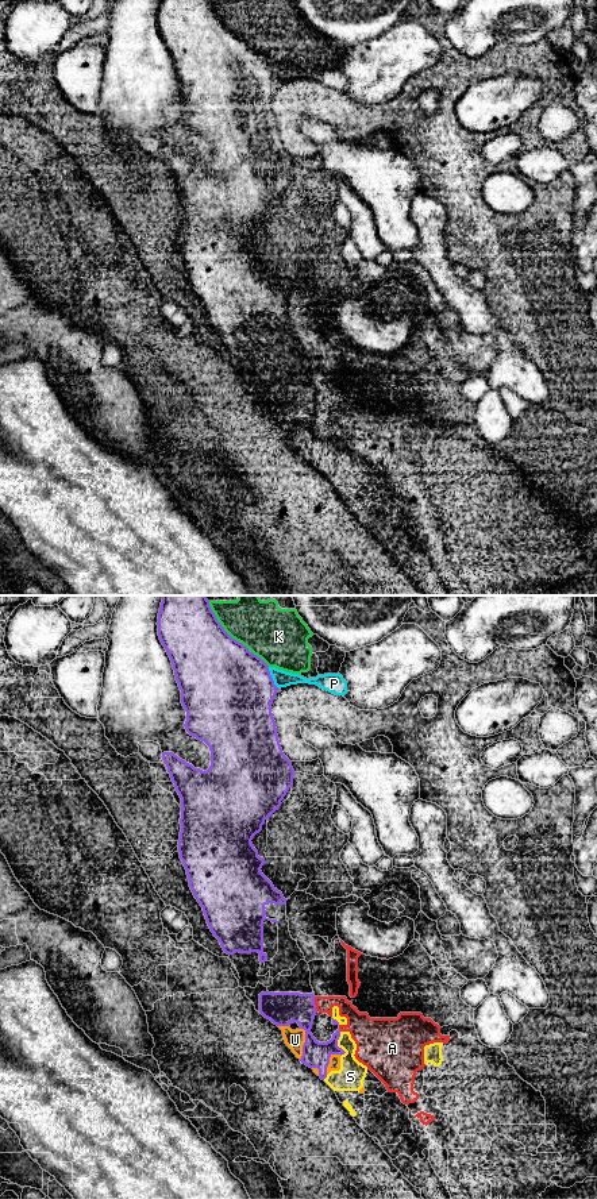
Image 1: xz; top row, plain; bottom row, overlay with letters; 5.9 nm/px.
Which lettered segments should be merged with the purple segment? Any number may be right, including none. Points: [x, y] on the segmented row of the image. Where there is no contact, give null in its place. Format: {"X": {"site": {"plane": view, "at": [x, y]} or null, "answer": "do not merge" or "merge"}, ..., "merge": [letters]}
{"A": {"site": {"plane": "xz", "at": [314, 1003]}, "answer": "do not merge"}, "K": {"site": {"plane": "xz", "at": [231, 637]}, "answer": "do not merge"}, "P": {"site": {"plane": "xz", "at": [272, 678]}, "answer": "do not merge"}, "S": {"site": {"plane": "xz", "at": [336, 1044]}, "answer": "do not merge"}, "U": {"site": {"plane": "xz", "at": [304, 1044]}, "answer": "do not merge"}, "merge": []}

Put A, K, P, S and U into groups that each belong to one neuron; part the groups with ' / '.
A S / K / P / U

